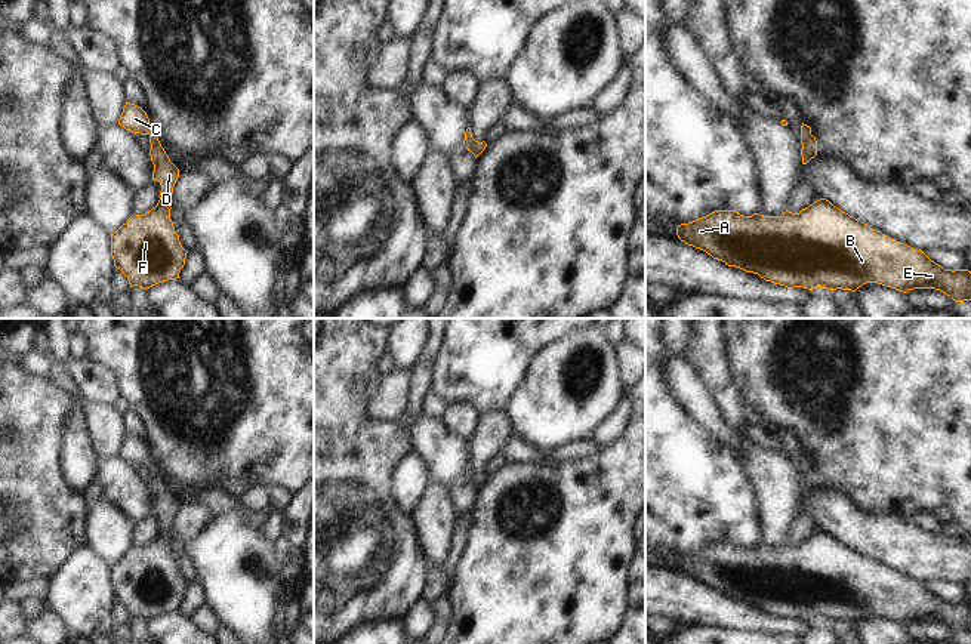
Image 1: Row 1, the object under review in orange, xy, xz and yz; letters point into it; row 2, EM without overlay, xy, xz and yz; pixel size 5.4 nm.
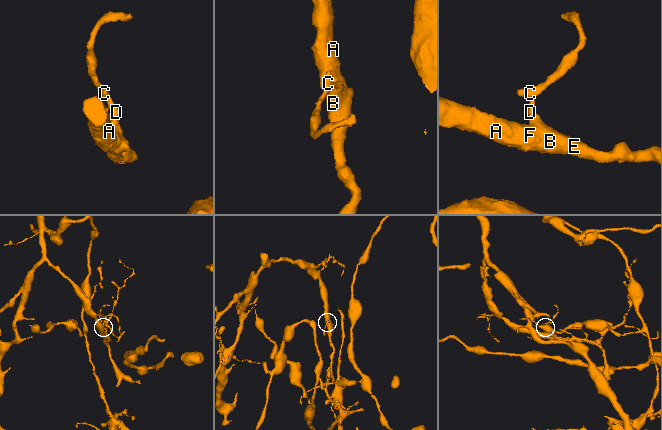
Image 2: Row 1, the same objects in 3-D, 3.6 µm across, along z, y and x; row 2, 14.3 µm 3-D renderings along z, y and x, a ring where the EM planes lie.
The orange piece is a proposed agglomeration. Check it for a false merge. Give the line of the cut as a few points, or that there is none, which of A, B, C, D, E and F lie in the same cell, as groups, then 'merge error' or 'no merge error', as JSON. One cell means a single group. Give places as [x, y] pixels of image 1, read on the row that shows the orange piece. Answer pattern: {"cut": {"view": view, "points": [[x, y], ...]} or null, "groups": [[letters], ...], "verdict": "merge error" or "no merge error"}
{"cut": null, "groups": [["A", "B", "C", "D", "E", "F"]], "verdict": "no merge error"}

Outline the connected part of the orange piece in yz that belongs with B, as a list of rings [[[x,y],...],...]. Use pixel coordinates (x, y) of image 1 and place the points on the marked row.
[[[826,198],[814,201],[799,213],[786,210],[780,216],[759,213],[743,216],[736,210],[715,210],[678,225],[676,235],[685,244],[706,252],[728,266],[758,274],[765,281],[787,289],[826,287],[856,292],[866,283],[878,283],[903,293],[913,289],[935,289],[955,302],[971,301],[971,271],[944,269],[922,250],[872,229]]]

